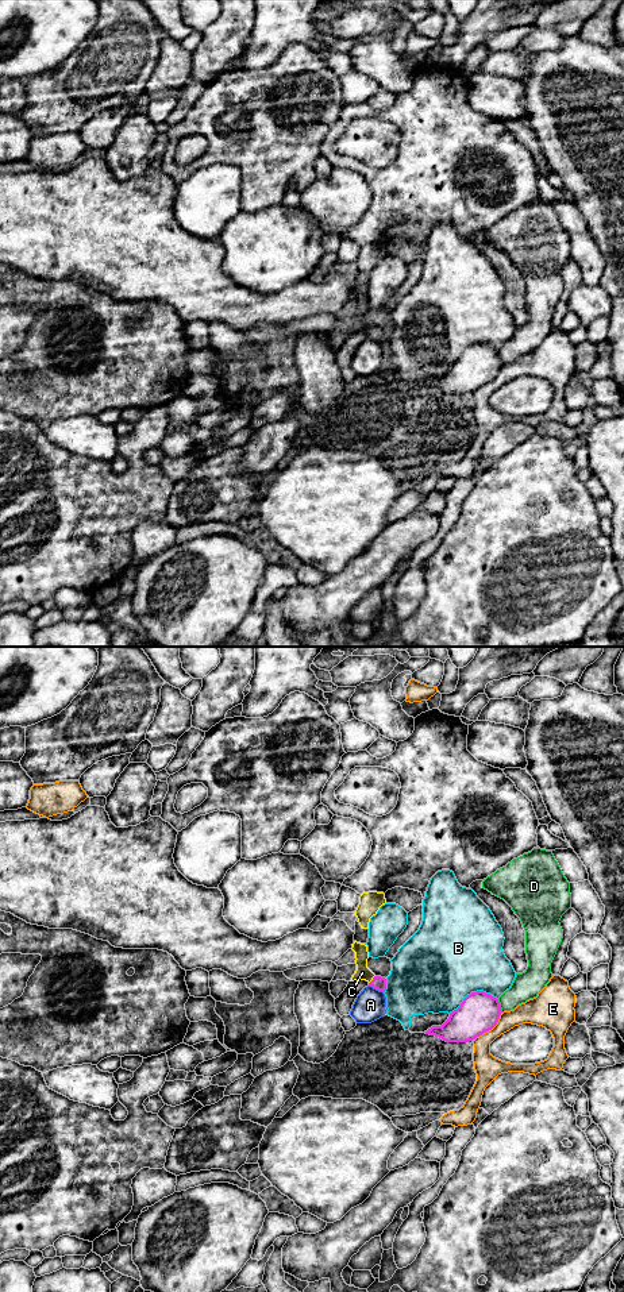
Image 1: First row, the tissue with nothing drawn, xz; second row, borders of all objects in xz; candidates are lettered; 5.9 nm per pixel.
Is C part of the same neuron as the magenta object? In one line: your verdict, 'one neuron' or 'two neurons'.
one neuron

